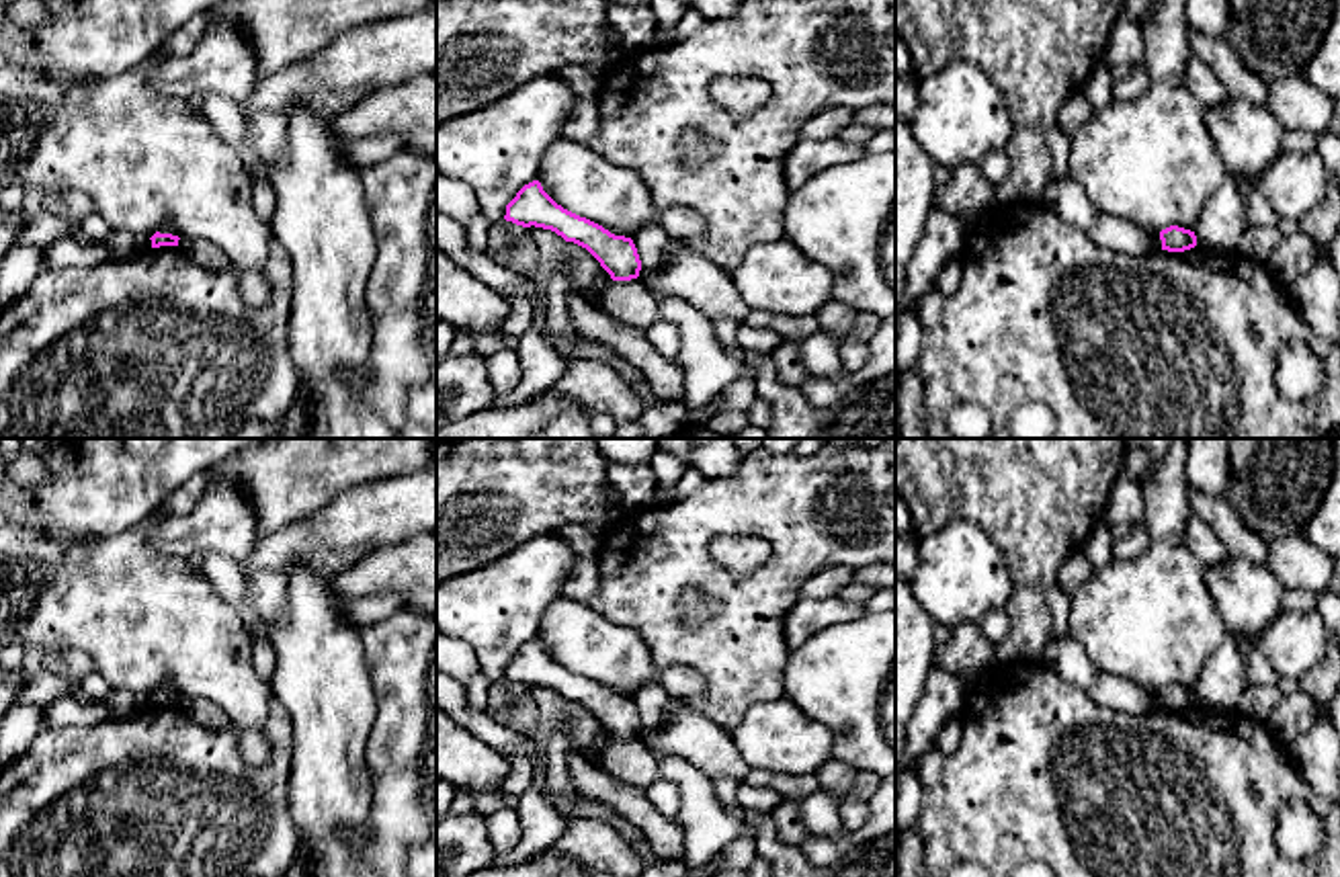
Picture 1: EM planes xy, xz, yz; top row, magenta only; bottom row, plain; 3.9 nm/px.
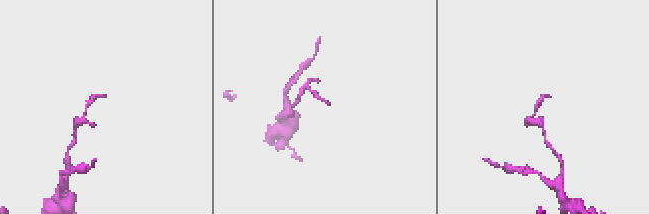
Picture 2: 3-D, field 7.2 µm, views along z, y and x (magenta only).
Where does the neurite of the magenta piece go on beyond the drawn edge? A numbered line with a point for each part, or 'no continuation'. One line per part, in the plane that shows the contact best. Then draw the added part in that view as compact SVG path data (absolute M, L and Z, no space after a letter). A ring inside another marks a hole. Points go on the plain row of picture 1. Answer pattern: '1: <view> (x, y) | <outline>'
no continuation

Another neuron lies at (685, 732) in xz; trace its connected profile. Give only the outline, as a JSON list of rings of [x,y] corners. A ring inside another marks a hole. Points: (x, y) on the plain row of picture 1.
[[[680,697],[670,699],[666,721],[660,727],[641,727],[637,738],[656,752],[682,756],[711,783],[719,777],[744,783],[750,772],[731,736]]]

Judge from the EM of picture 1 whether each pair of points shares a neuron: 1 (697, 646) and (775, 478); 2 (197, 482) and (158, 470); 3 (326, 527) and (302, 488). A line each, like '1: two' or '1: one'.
1: one
2: two
3: two

